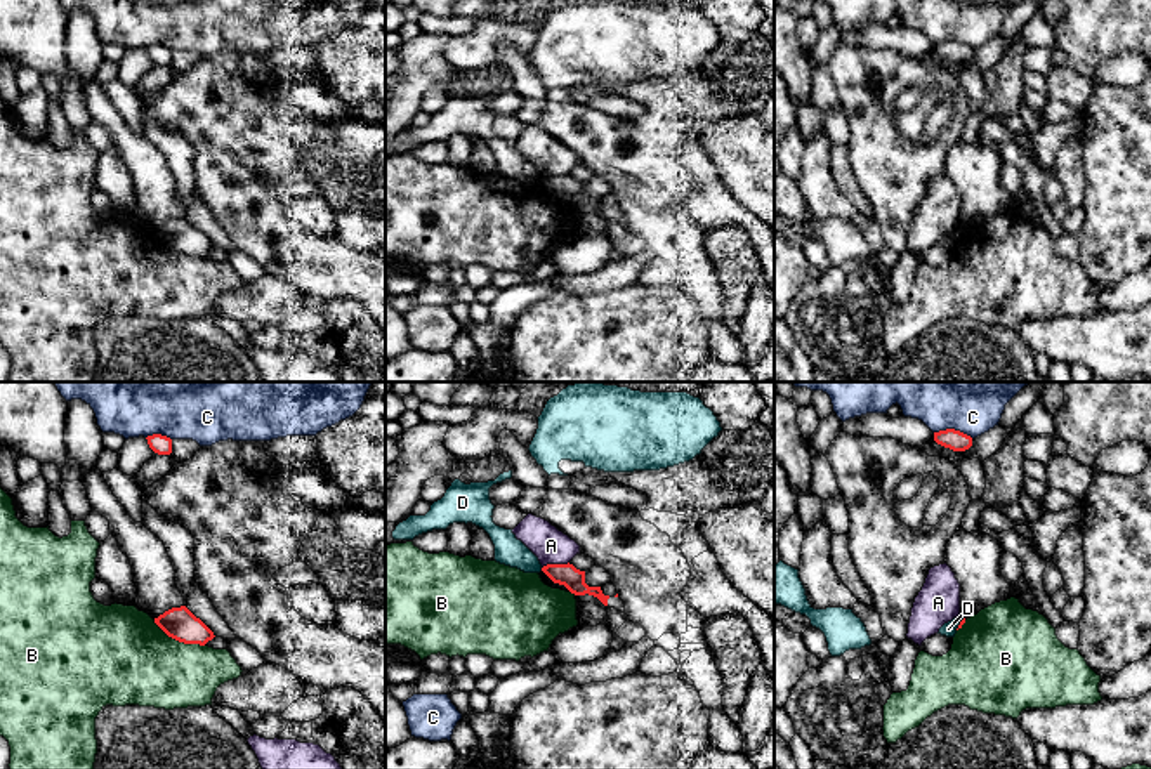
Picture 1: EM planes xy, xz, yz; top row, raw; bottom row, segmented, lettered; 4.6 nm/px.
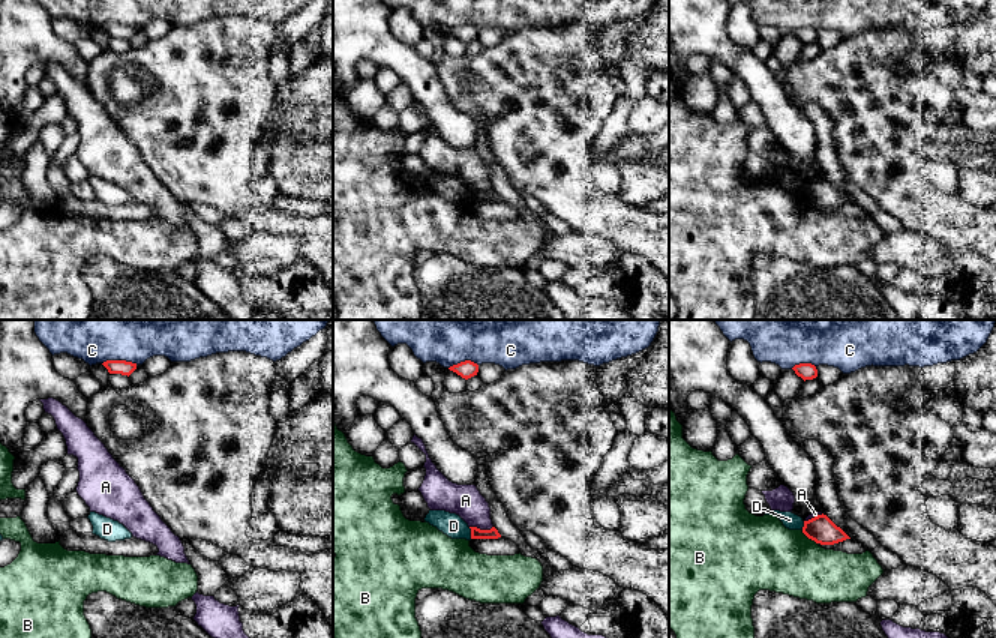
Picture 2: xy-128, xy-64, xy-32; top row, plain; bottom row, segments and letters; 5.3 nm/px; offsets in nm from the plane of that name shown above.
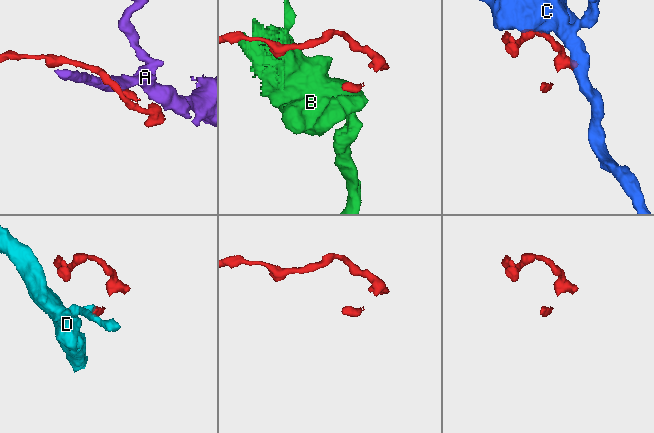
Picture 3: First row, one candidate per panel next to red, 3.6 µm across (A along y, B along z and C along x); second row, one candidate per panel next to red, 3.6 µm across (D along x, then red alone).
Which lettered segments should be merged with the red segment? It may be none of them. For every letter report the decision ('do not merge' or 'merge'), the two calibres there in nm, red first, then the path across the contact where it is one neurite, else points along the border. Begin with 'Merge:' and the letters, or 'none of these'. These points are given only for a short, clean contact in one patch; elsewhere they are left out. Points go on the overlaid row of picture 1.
Merge: none of these
A: do not merge; 100 nm thick on the red side, 160 nm on the other; border along xz (568, 561), (542, 568)
B: do not merge; 150 nm thick on the red side, 420 nm on the other
C: do not merge; 90 nm thick on the red side, 440 nm on the other
D: do not merge; 20 nm thick on the red side, 70 nm on the other; border along yz (964, 618), (955, 629)

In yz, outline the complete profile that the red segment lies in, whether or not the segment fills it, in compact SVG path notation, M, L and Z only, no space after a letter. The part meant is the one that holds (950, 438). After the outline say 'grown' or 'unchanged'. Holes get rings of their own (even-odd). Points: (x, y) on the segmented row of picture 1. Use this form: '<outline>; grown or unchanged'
M955 429L934 432L934 441L953 451L965 451L972 446L972 437Z; unchanged

